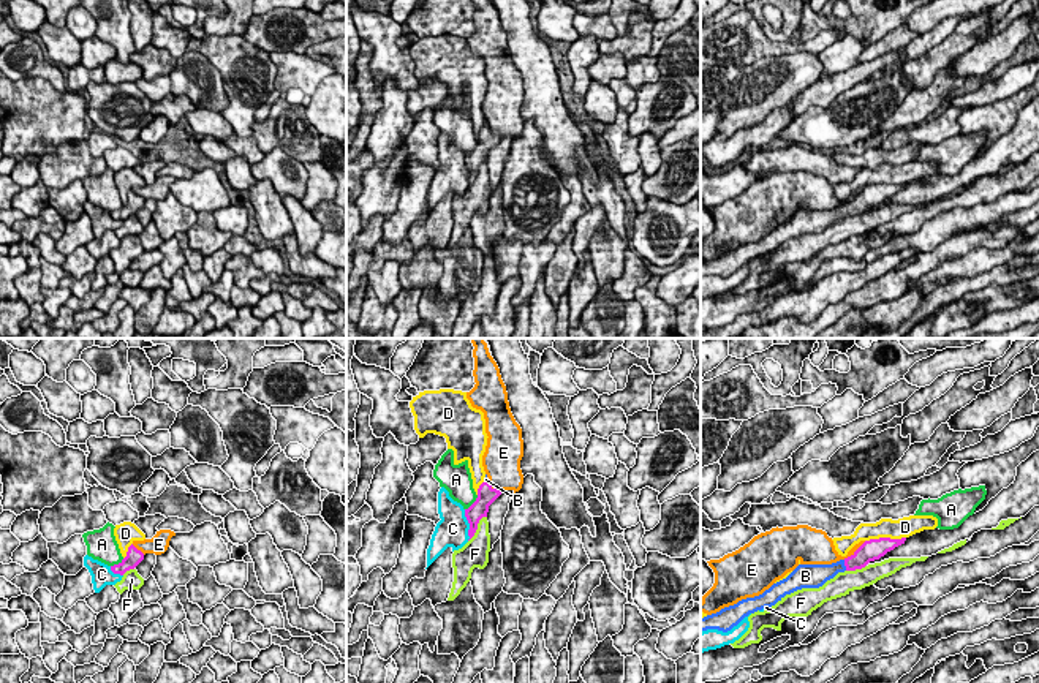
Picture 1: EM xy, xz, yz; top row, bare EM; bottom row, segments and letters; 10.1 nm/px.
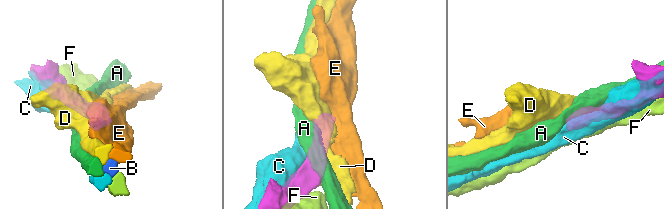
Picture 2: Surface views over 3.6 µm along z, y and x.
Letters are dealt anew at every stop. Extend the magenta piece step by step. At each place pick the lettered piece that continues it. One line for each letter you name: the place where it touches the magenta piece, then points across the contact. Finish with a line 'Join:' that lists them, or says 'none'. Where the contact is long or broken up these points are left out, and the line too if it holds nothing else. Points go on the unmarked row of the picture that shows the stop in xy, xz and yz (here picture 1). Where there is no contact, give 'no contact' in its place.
B: contact yz (845, 211); way yz (865, 199), (859, 206), (845, 211), (823, 218)
Join: B

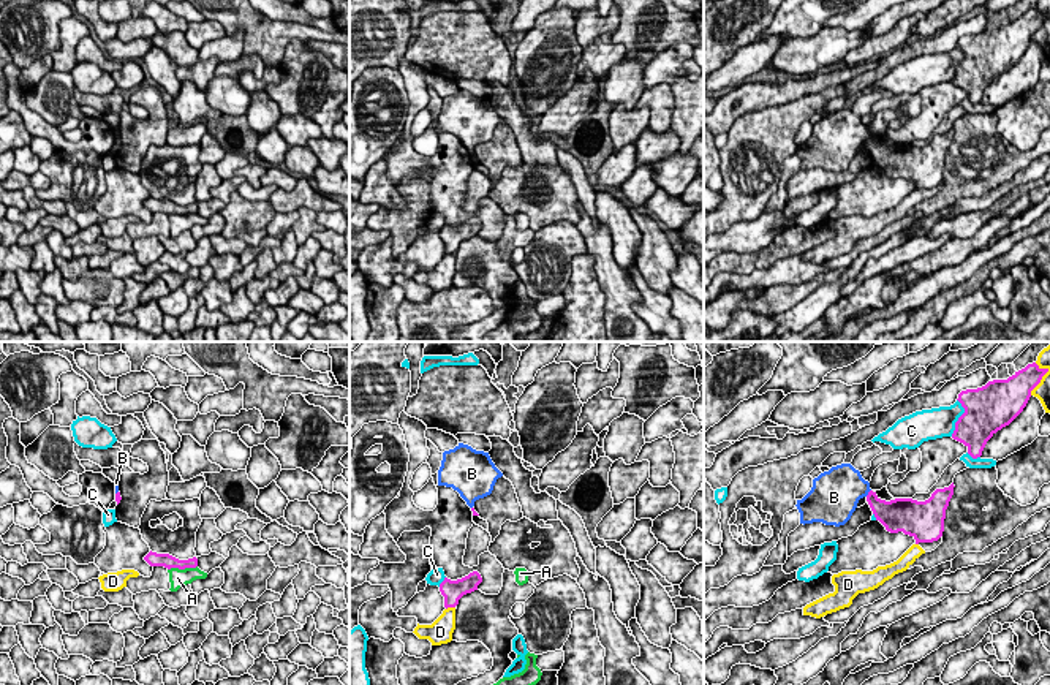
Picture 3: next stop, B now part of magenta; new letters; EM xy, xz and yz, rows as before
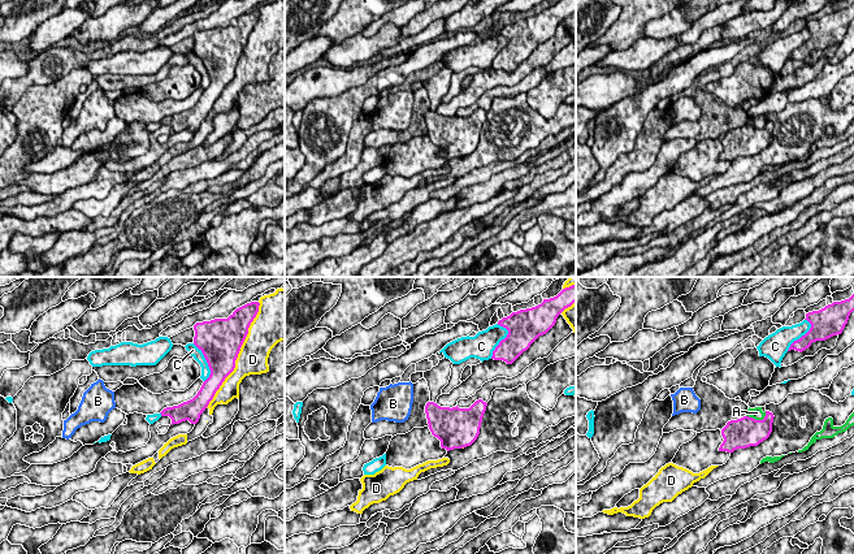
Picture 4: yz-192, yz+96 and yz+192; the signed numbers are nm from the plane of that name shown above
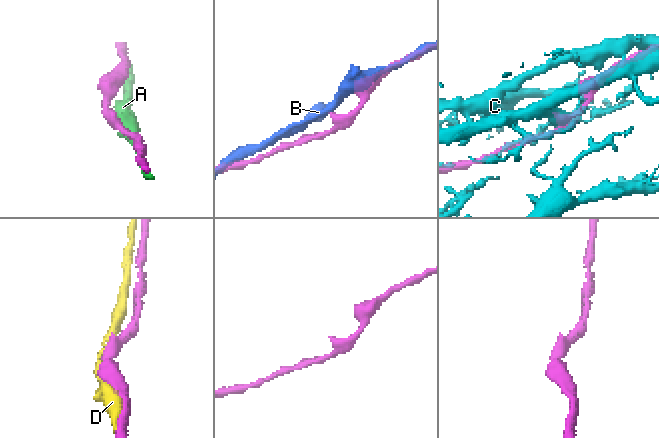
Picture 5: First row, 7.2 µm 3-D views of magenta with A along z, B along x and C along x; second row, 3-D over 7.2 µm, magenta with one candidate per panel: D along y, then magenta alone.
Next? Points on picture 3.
Join: none

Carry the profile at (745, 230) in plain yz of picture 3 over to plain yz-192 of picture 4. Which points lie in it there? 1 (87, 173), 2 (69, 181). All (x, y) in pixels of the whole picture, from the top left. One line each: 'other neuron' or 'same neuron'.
1: same neuron
2: same neuron

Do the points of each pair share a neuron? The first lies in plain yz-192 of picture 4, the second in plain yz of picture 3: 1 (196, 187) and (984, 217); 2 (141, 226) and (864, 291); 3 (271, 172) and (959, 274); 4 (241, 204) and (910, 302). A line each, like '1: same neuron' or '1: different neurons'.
1: different neurons
2: same neuron
3: same neuron
4: different neurons

